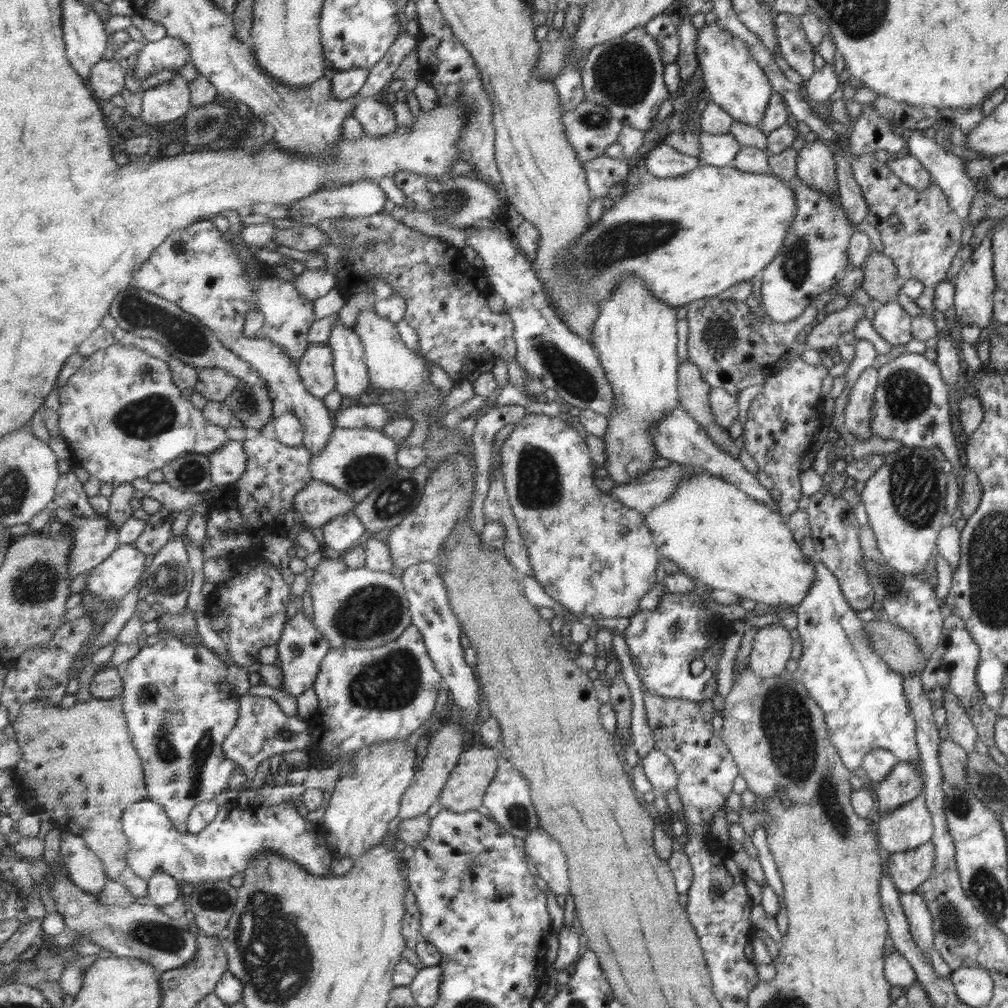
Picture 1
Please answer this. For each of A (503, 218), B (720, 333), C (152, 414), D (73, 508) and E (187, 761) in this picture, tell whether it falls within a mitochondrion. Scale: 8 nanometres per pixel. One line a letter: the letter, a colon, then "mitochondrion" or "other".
A: other
B: mitochondrion
C: mitochondrion
D: other
E: mitochondrion

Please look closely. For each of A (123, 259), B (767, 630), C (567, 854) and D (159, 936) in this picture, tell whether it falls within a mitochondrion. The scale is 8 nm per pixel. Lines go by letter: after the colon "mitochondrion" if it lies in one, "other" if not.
A: other
B: other
C: other
D: mitochondrion

